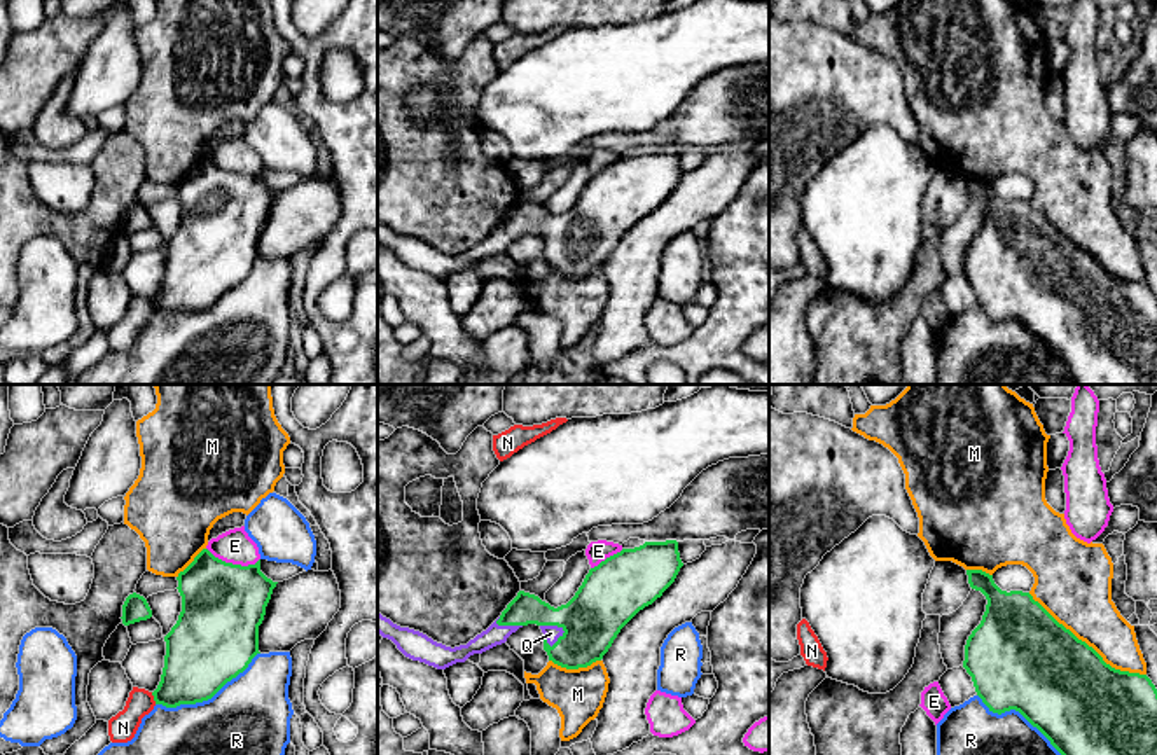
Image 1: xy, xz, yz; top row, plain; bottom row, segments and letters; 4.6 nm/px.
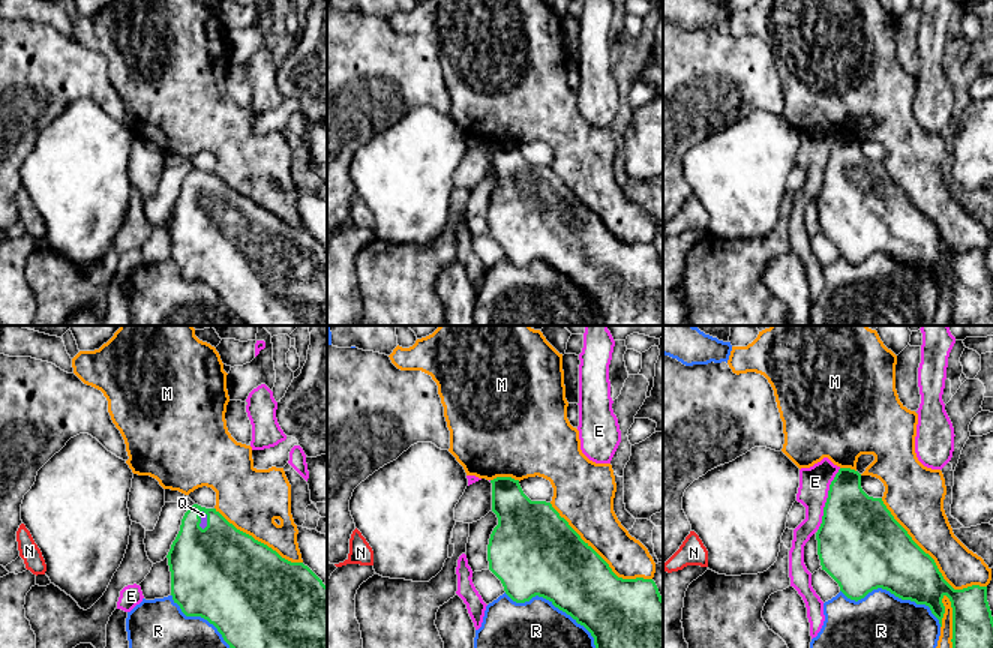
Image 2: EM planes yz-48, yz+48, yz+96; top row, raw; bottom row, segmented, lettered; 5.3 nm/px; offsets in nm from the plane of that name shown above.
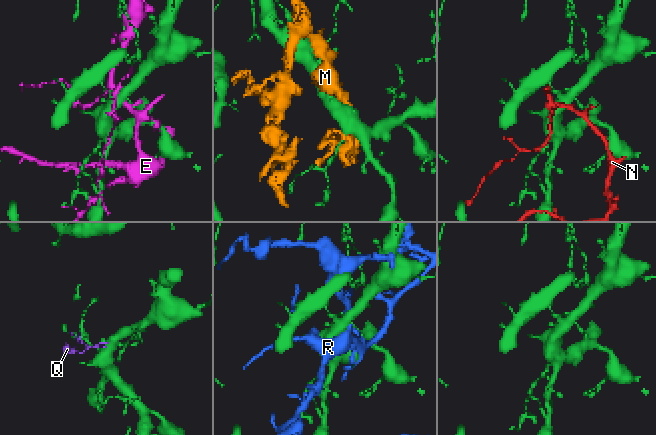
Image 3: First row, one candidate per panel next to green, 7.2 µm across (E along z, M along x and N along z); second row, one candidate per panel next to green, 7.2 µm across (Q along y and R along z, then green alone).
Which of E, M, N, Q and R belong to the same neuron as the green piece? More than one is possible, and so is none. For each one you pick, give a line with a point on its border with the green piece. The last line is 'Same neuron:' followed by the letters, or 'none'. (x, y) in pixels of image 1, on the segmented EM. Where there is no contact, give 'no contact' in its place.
Q: xz (553, 624)
Same neuron: Q

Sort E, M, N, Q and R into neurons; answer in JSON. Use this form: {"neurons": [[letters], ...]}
{"neurons": [["E"], ["M"], ["N"], ["Q"], ["R"]]}

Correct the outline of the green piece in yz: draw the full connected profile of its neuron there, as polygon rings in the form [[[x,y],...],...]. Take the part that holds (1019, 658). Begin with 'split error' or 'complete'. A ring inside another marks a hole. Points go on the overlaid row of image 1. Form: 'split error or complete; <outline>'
complete; [[[982,570],[966,575],[987,605],[966,640],[963,668],[989,711],[1019,711],[1061,755],[1157,755],[1157,689],[1147,675],[1106,664],[1029,592],[1001,591]]]

